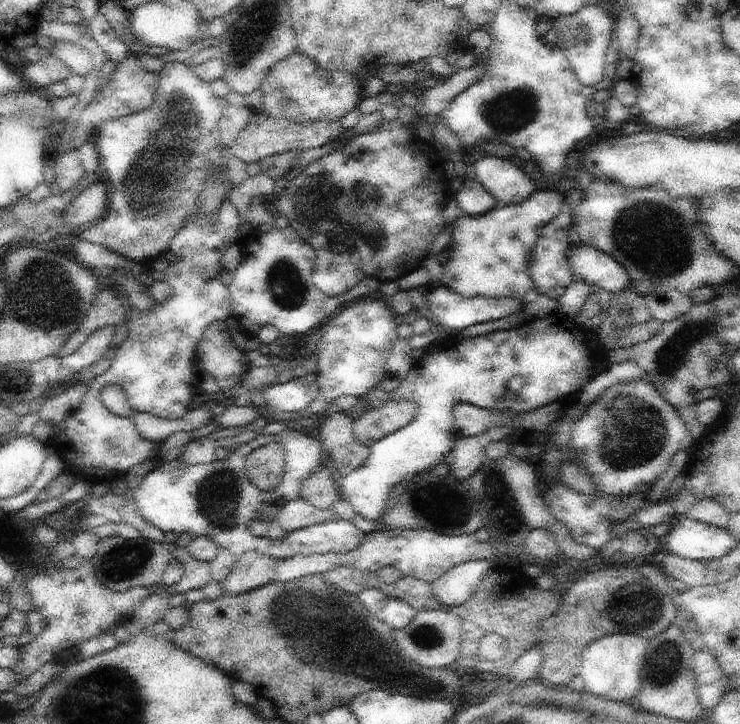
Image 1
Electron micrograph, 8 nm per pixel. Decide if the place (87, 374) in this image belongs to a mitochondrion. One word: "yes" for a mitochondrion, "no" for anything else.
no

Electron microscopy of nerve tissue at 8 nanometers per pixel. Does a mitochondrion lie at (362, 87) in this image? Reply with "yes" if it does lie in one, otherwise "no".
no

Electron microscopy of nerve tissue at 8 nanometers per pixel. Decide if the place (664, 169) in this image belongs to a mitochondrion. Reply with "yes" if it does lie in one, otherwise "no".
no

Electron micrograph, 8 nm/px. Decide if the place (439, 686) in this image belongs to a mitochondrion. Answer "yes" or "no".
no

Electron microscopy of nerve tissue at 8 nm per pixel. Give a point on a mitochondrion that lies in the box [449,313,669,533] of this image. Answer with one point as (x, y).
(628, 447)

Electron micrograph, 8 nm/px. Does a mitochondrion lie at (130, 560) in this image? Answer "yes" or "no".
yes

